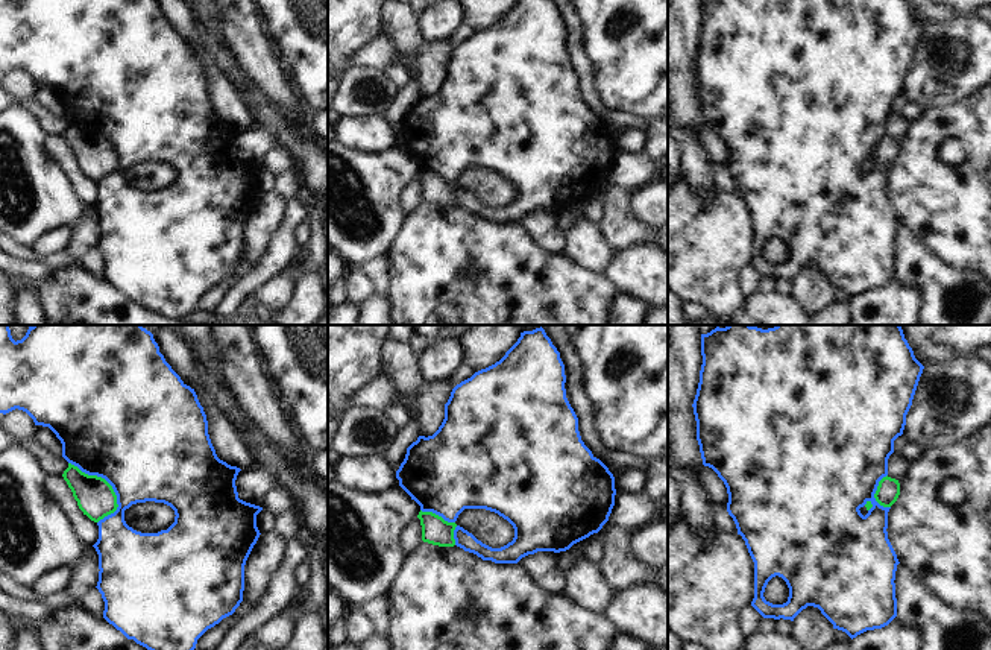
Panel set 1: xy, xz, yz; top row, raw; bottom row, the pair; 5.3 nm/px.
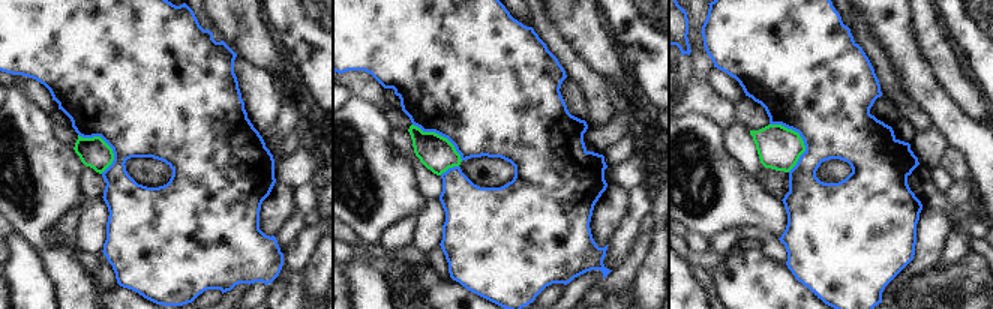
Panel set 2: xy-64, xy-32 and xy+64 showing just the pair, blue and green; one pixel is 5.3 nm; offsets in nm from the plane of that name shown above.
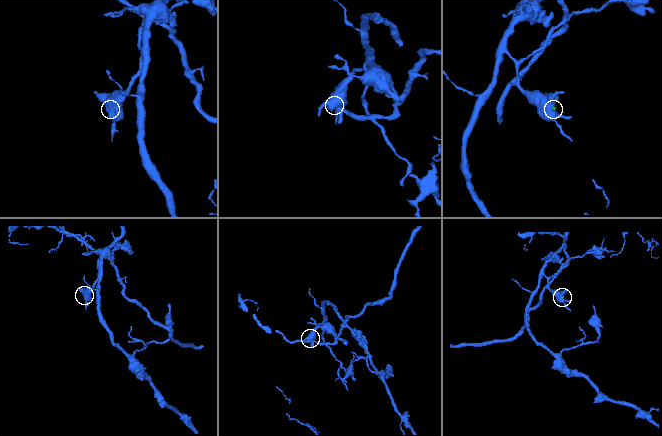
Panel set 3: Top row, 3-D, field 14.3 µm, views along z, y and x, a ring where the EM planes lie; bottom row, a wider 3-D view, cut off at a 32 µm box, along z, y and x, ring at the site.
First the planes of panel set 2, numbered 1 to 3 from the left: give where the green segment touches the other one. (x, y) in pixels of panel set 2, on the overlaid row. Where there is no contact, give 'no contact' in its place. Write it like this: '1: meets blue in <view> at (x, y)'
1: meets blue in xy-64 at (107, 143)
2: meets blue in xy-32 at (440, 134)
3: meets blue in xy+64 at (801, 137)

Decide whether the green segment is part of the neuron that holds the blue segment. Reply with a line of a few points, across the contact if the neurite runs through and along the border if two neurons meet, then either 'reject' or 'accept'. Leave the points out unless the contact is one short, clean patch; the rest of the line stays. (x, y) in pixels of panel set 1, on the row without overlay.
reject

